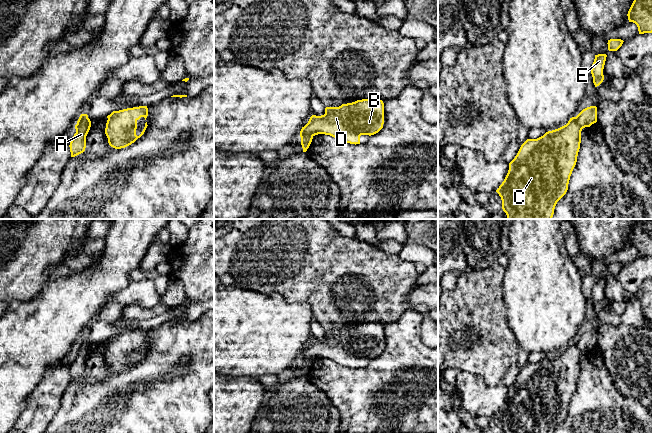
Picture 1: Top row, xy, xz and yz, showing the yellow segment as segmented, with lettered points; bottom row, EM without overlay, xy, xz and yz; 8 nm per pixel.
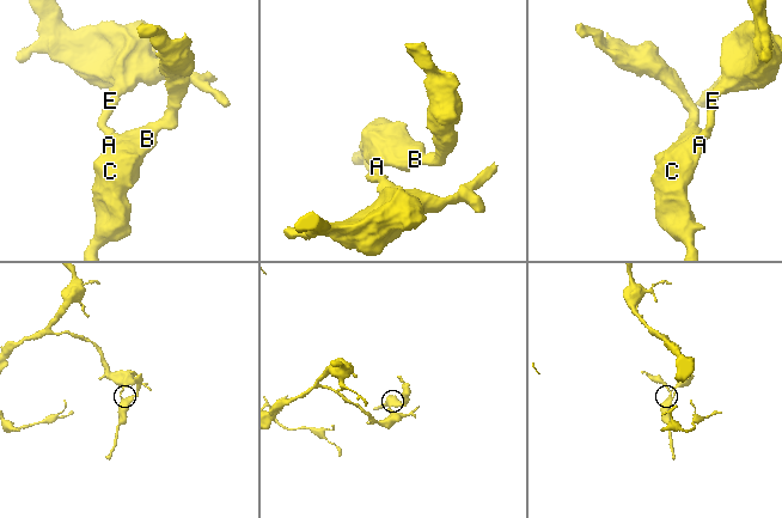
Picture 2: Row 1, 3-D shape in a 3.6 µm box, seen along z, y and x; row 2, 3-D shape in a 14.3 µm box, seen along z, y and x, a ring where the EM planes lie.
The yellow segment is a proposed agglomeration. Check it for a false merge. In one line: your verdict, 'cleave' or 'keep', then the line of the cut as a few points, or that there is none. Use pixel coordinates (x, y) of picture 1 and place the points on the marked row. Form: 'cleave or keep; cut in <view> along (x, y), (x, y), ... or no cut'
cleave; cut in xy along (90, 121), (84, 124), (77, 124)

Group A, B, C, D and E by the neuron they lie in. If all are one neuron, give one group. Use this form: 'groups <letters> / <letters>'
groups A B C D / E

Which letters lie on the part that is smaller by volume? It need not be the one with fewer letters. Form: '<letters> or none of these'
A, B, C, D

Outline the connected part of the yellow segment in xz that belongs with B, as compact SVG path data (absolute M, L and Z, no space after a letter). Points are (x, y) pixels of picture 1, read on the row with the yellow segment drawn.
M362 99L339 107L326 107L325 114L312 115L300 136L330 135L342 142L360 144L361 135L374 135L384 124L384 103Z

